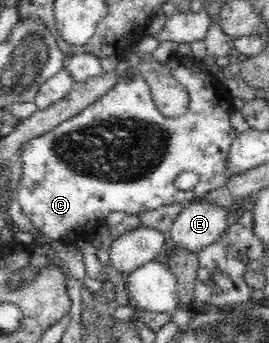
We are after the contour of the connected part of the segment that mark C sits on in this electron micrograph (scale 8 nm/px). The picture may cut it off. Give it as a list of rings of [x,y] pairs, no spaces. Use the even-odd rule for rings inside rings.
[[[174,56],[168,59],[164,65],[165,73],[171,73],[174,79],[177,79],[177,81],[180,81],[182,85],[186,87],[189,94],[188,110],[181,117],[170,118],[162,115],[152,99],[152,93],[146,81],[140,76],[129,76],[128,78],[122,79],[119,83],[116,83],[114,88],[109,90],[105,95],[102,95],[98,101],[92,103],[92,105],[88,105],[82,113],[74,115],[72,119],[60,123],[58,127],[55,127],[55,129],[52,129],[50,132],[31,139],[22,145],[19,155],[20,160],[22,160],[23,171],[21,173],[22,179],[18,187],[18,204],[21,205],[22,213],[30,219],[39,233],[45,237],[59,241],[64,245],[74,244],[78,242],[80,237],[88,237],[88,235],[92,233],[90,227],[96,227],[102,219],[105,219],[111,213],[122,211],[122,213],[128,213],[128,215],[137,215],[142,211],[158,209],[172,204],[184,204],[186,202],[192,202],[193,200],[198,201],[204,195],[210,194],[215,190],[223,189],[233,179],[235,175],[232,175],[232,172],[228,172],[226,161],[228,161],[228,153],[230,153],[232,141],[236,139],[236,135],[239,133],[234,130],[230,120],[234,107],[228,89],[212,74],[212,71],[206,69],[206,65],[198,58],[188,59],[188,57]],[[184,171],[197,173],[200,178],[196,187],[190,189],[190,191],[182,191],[182,189],[178,189],[178,187],[174,185],[176,177],[178,177],[180,173],[184,173]]]

